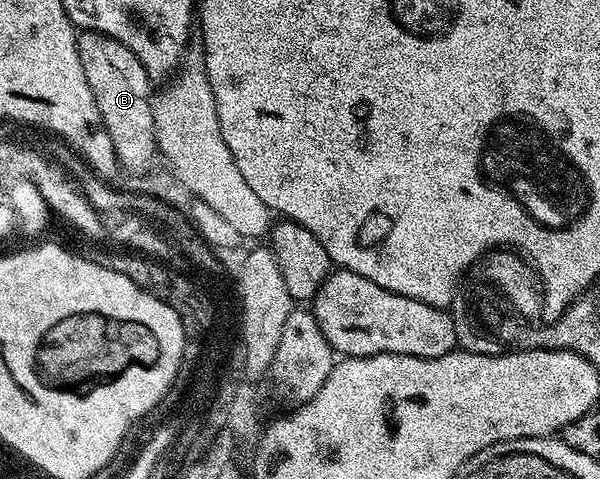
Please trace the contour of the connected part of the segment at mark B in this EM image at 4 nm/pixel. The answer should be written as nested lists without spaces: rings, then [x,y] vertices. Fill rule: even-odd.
[[[77,32],[76,50],[78,59],[82,59],[86,83],[90,83],[90,91],[94,91],[94,103],[98,103],[102,123],[114,143],[117,162],[123,168],[125,165],[132,173],[140,173],[143,169],[150,168],[152,160],[158,157],[158,150],[152,114],[154,85],[146,67],[138,59],[138,55],[130,51],[130,47],[101,33]]]

